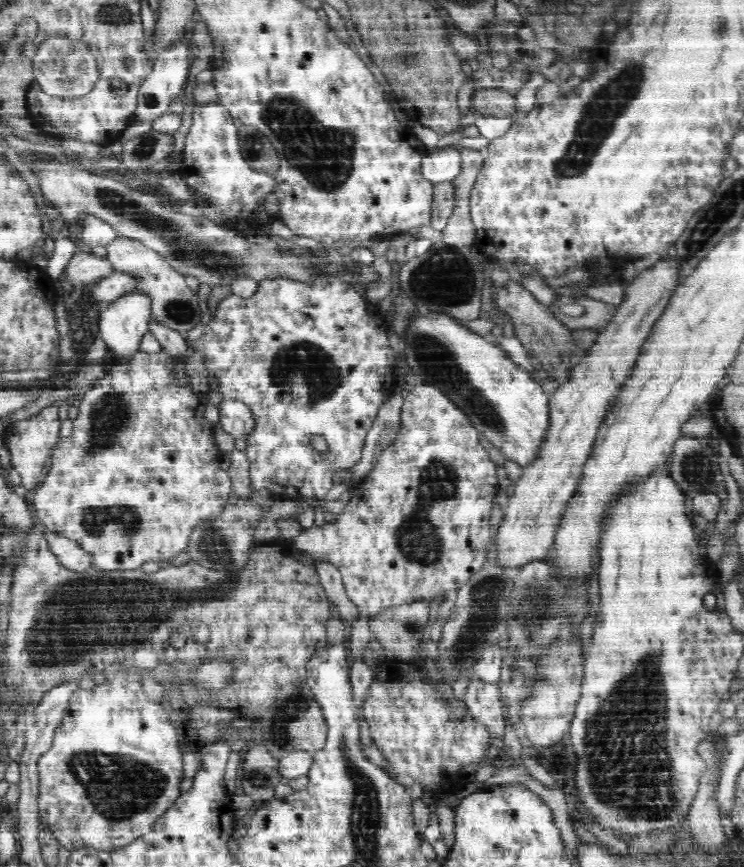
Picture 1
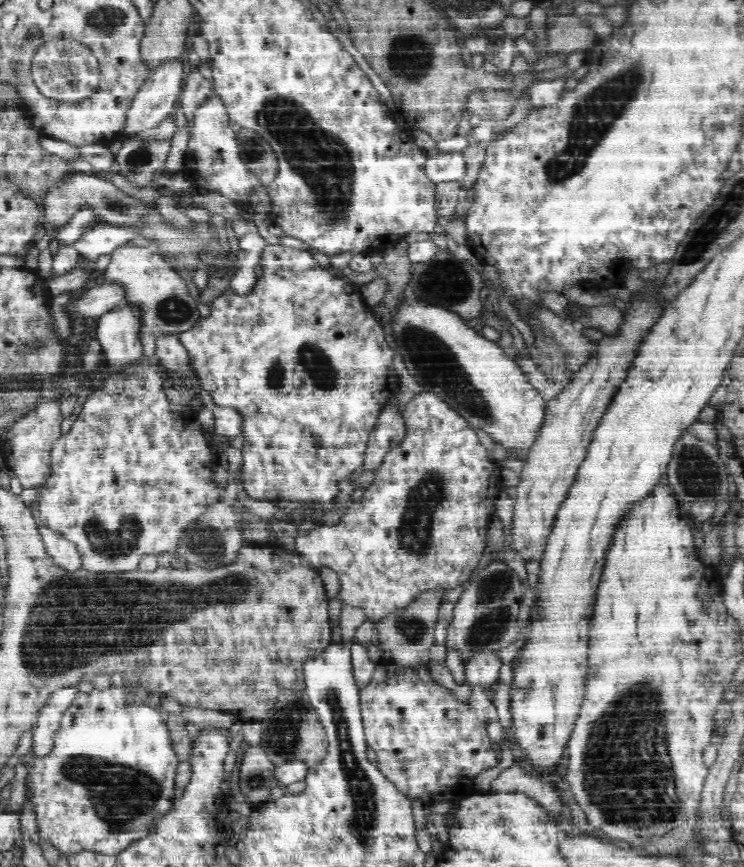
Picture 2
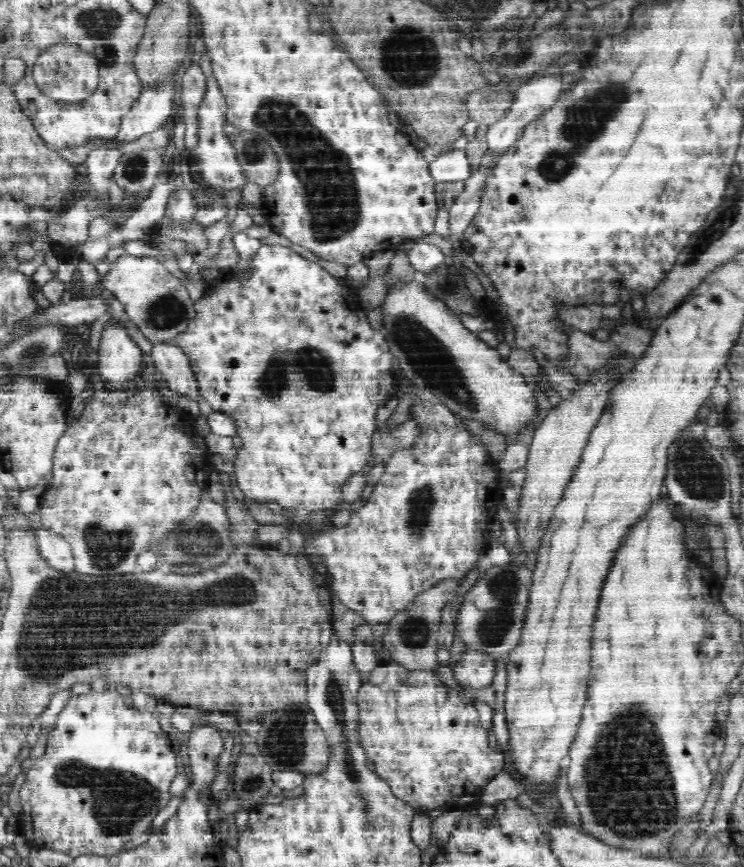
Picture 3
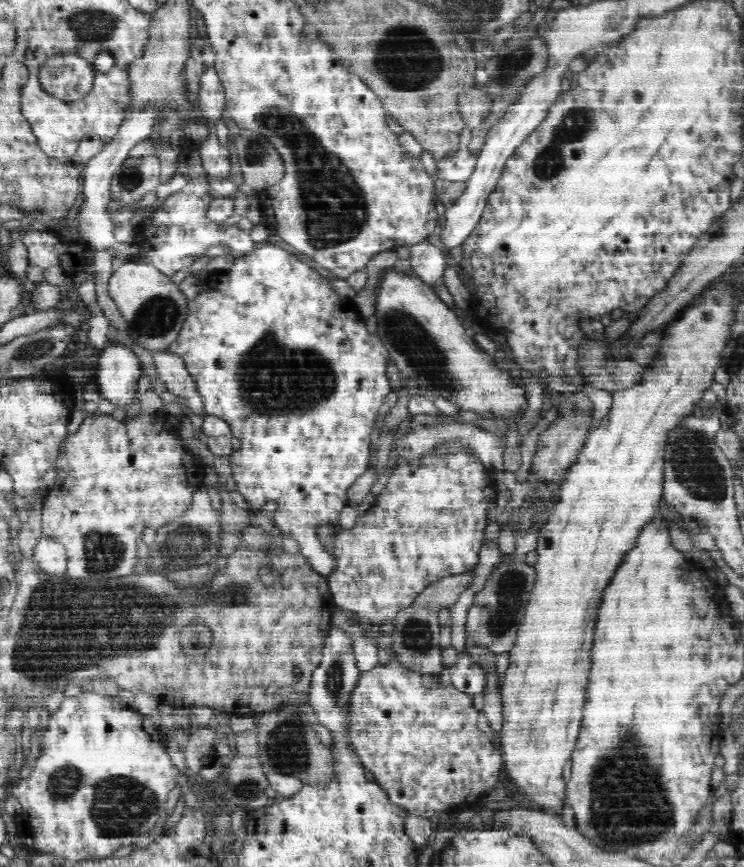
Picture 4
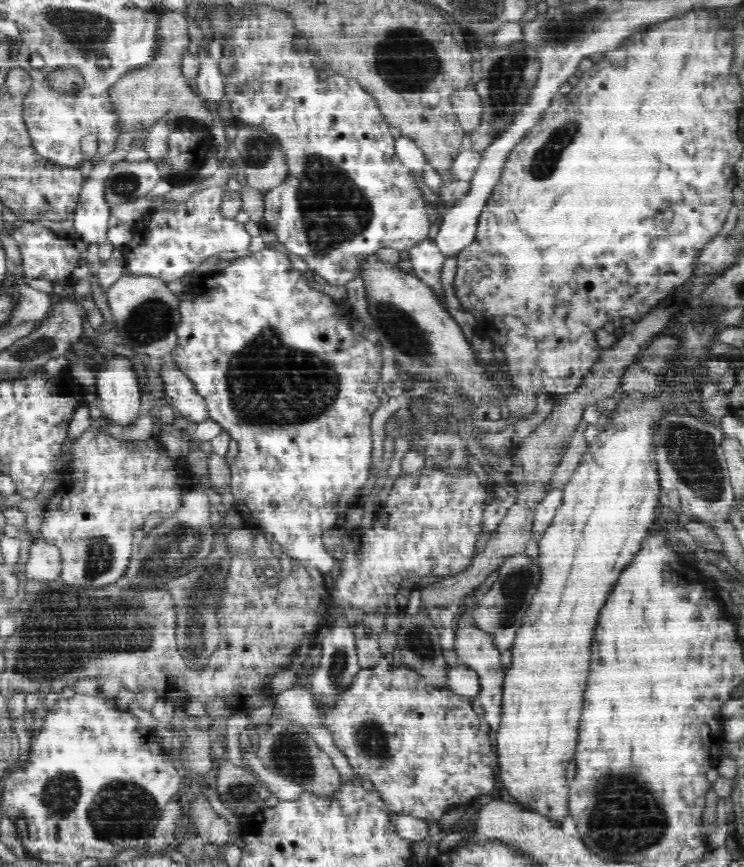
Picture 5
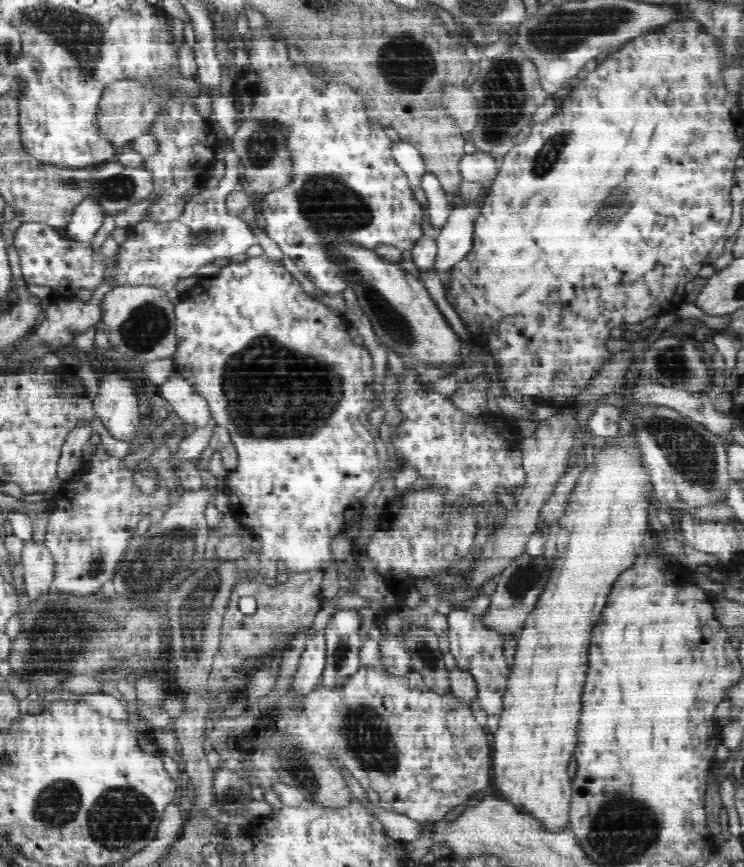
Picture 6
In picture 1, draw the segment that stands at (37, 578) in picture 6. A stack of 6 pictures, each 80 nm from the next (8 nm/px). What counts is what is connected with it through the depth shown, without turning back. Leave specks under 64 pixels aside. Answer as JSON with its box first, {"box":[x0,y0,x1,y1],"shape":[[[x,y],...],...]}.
{"box":[42,529,93,572],"shape":[[[45,529],[42,535],[47,540],[50,551],[58,557],[62,566],[74,572],[93,568],[90,553],[84,551],[75,540],[63,537],[50,529]]]}

